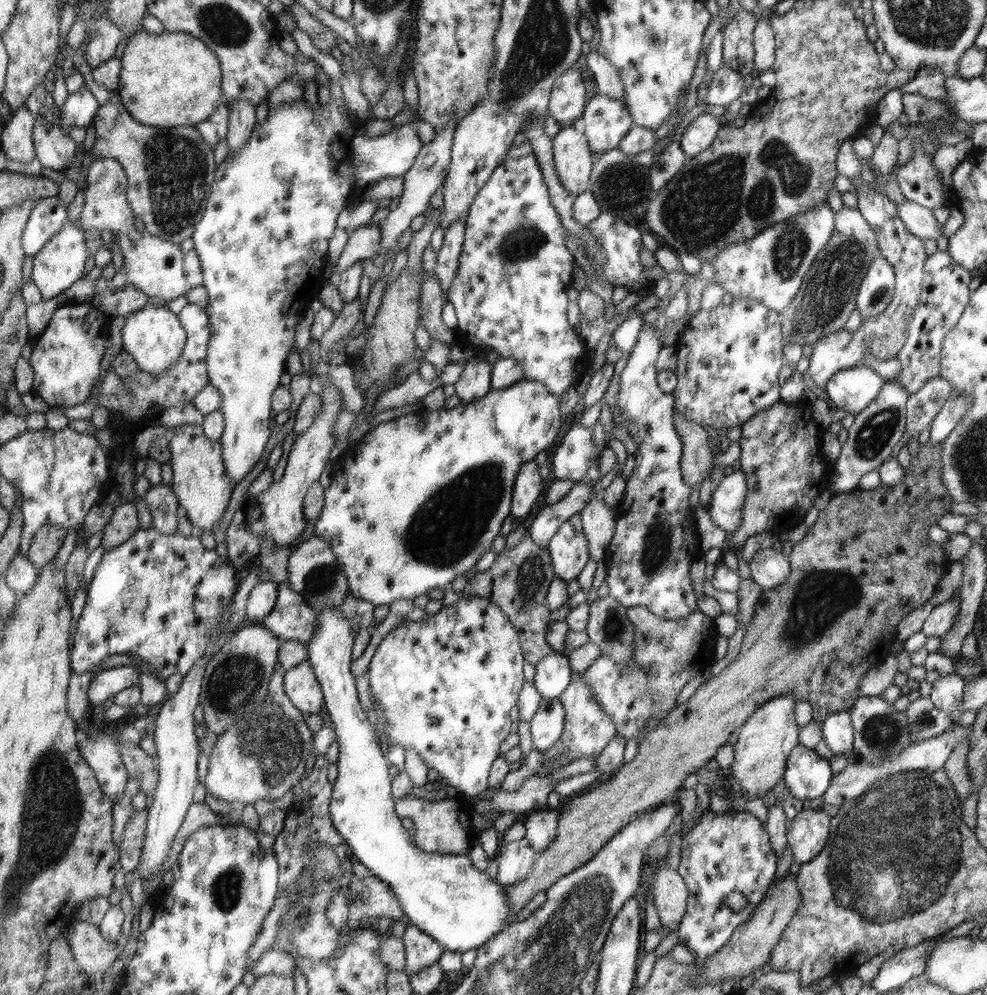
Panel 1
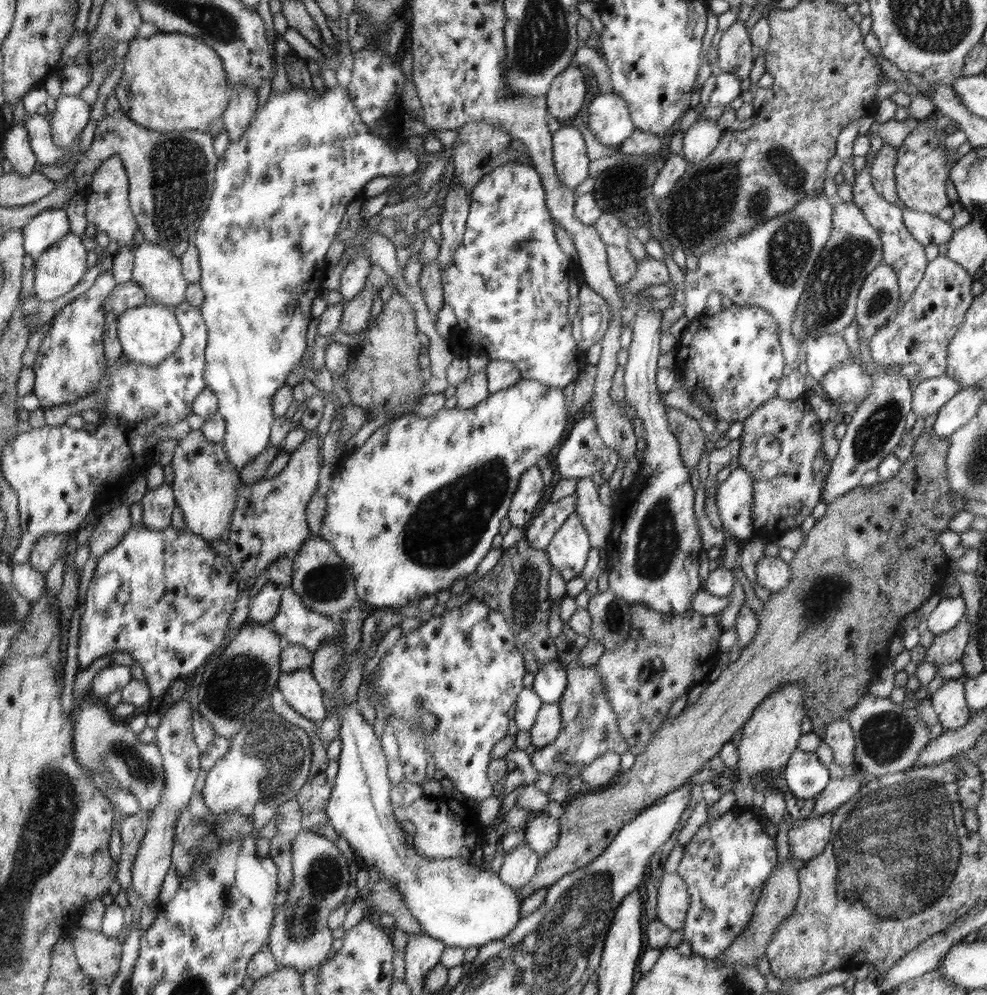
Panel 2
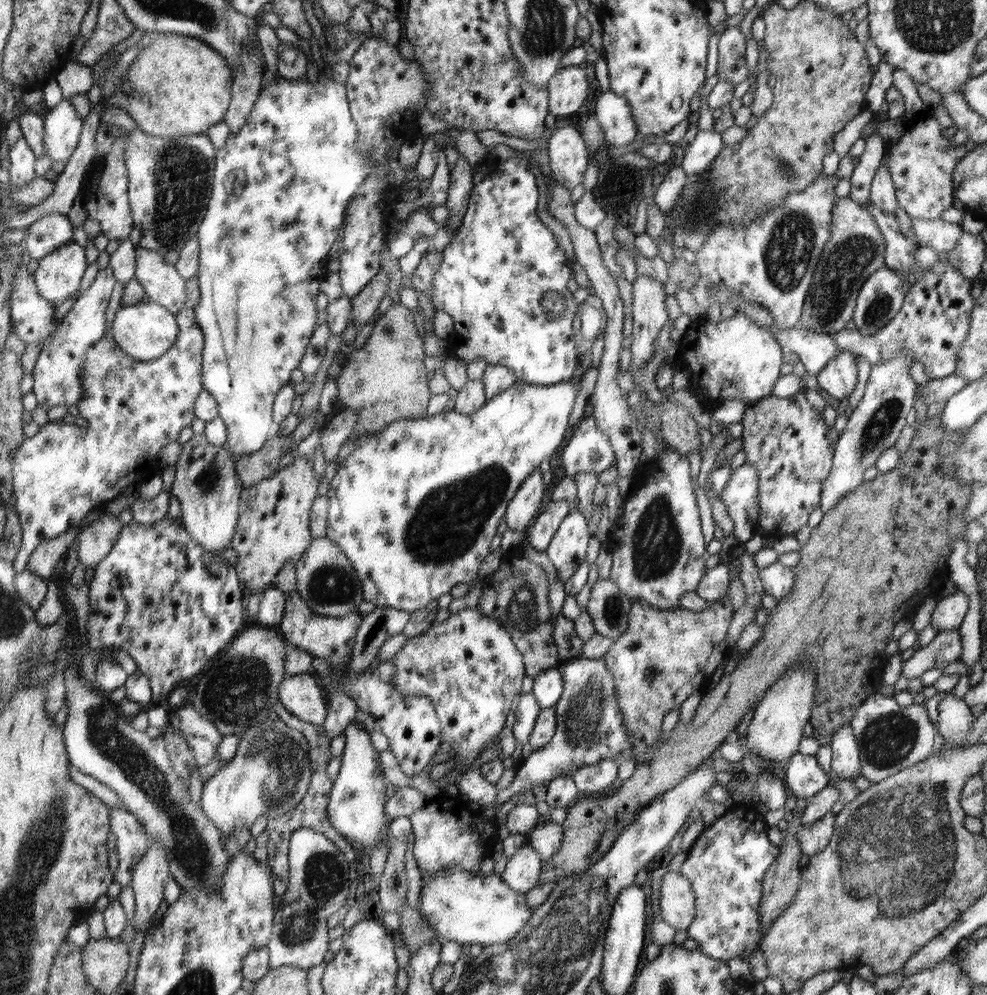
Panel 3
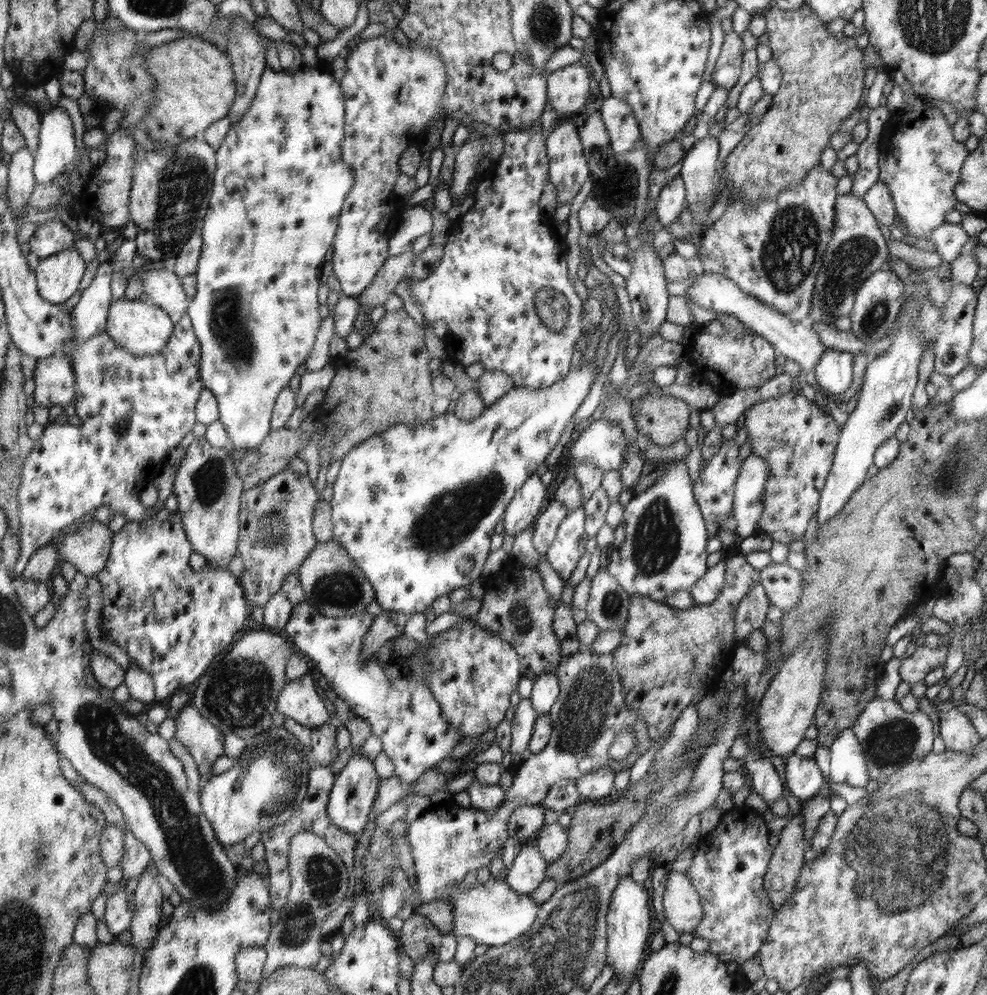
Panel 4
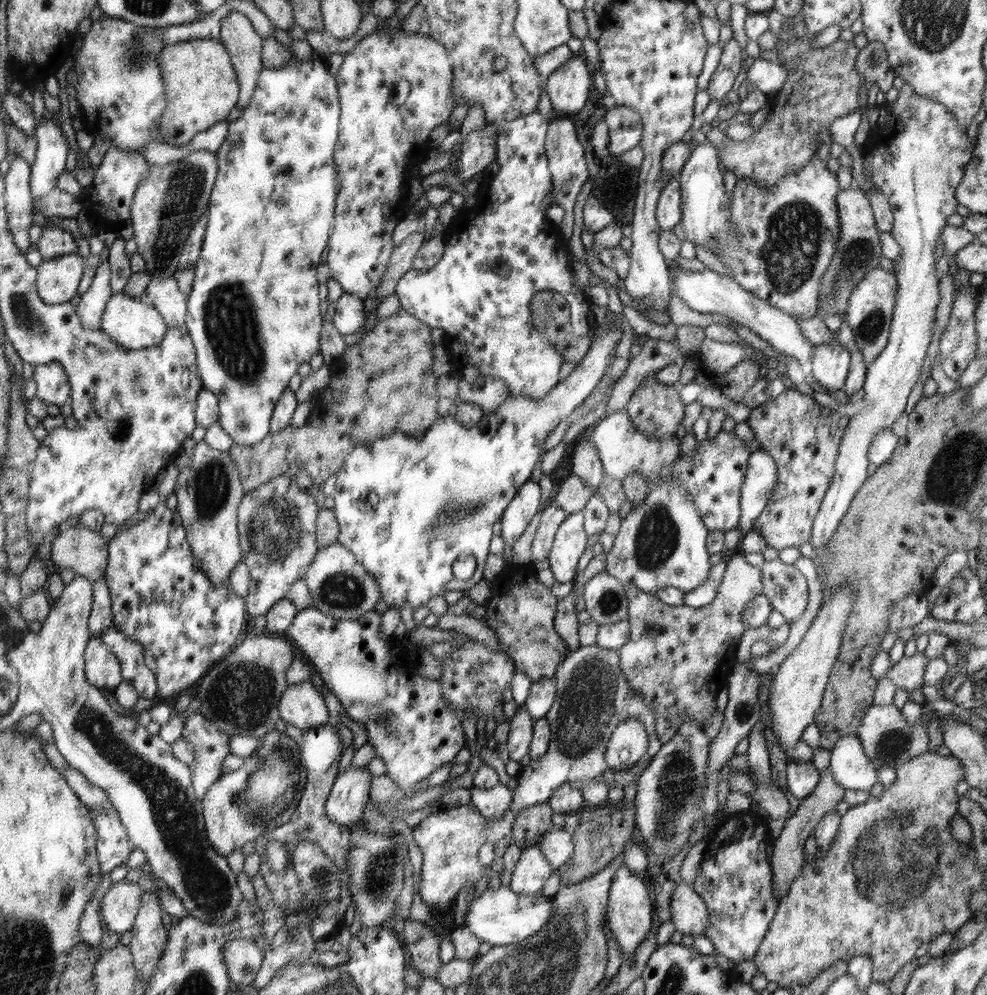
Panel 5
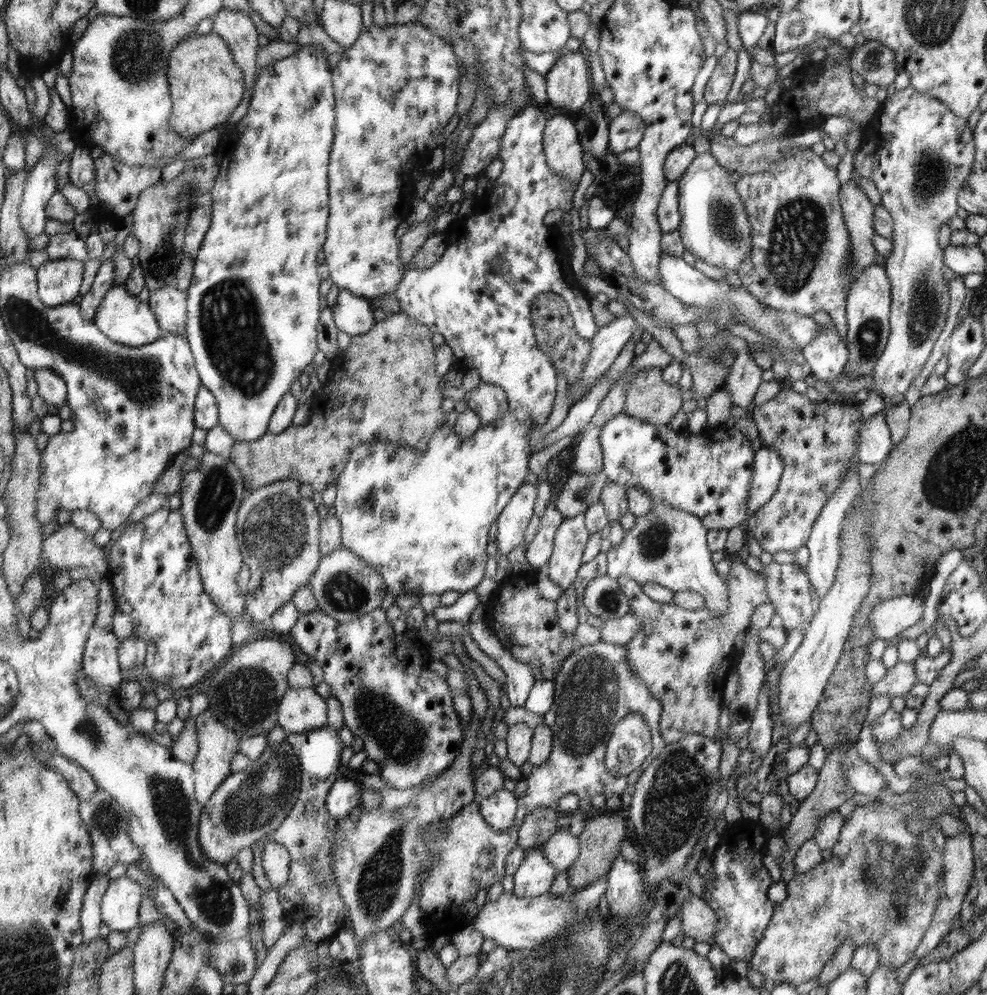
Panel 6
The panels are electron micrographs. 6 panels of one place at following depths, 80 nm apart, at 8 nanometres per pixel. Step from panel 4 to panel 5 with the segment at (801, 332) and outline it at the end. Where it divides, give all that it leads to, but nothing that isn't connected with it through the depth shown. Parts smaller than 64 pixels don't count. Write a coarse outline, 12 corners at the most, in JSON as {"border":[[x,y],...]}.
{"border":[[676,269],[672,294],[721,314],[804,364],[813,343],[798,320],[732,277]]}

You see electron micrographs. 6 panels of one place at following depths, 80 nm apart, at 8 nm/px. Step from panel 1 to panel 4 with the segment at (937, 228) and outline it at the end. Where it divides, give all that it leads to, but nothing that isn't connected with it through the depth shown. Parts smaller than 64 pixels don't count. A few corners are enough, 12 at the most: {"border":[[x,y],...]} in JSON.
{"border":[[946,221],[929,232],[929,242],[948,264],[969,237],[962,225]]}

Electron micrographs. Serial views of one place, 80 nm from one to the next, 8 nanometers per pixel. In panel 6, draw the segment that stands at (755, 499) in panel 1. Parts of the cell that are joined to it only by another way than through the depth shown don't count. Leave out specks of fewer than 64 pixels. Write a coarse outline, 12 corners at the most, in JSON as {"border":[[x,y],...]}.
{"border":[[791,389],[755,406],[785,469],[743,527],[763,552],[807,545],[864,419]]}

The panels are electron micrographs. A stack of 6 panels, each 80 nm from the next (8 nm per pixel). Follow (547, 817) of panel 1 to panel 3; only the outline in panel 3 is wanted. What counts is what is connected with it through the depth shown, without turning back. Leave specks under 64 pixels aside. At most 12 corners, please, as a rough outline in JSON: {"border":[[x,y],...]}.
{"border":[[541,817],[527,837],[544,861],[562,844],[563,826]]}

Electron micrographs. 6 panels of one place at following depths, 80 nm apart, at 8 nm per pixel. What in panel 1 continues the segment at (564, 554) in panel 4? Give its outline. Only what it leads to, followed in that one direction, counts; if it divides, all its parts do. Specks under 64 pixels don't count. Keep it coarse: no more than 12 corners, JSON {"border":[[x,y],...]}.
{"border":[[581,517],[548,542],[555,577],[577,580],[590,560]]}

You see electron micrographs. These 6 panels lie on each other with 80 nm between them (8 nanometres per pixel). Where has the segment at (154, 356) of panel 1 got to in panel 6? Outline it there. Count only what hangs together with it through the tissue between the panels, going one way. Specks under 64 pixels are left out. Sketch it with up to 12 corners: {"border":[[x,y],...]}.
{"border":[[124,285],[93,322],[113,341],[144,346],[164,335],[155,311]]}

